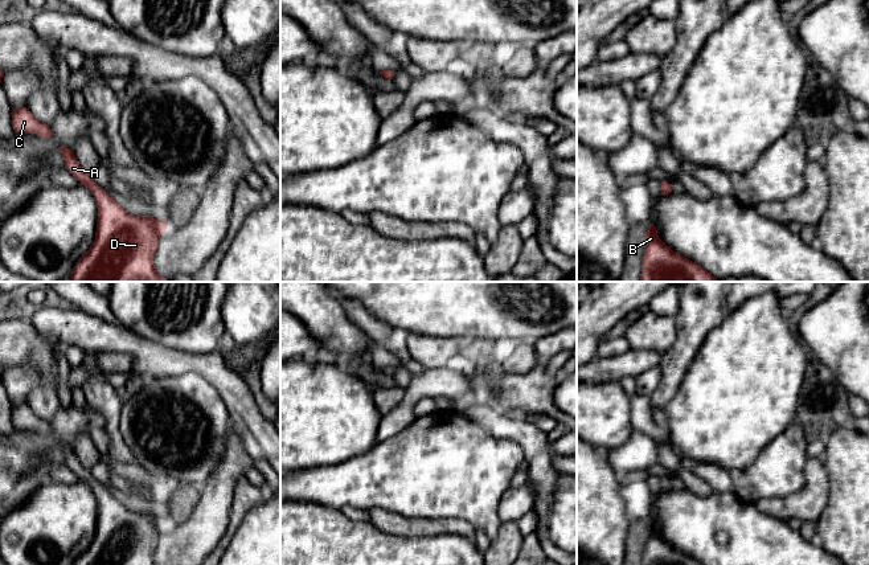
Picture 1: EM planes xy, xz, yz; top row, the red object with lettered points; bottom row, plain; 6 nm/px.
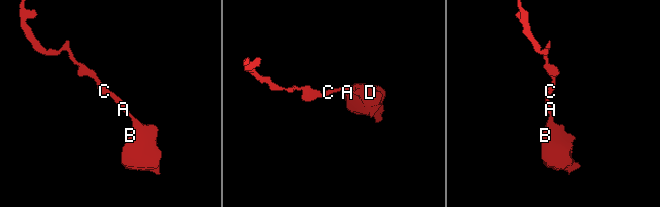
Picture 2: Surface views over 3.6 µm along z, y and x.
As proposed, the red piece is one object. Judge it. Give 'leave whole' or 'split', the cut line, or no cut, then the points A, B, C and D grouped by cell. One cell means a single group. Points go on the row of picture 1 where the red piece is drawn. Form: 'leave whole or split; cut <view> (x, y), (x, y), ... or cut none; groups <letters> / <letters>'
leave whole; cut none; groups A B C D

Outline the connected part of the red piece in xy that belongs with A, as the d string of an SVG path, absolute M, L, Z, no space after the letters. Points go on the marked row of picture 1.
M62 146L58 150L65 160L65 168L93 193L98 208L95 239L75 263L70 274L71 282L172 282L160 277L153 265L159 238L167 230L165 220L130 214L93 181L73 151Z

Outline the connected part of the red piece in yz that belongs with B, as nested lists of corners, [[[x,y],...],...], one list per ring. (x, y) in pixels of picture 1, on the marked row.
[[[649,224],[644,236],[644,255],[641,263],[641,282],[717,282],[717,279],[696,262],[692,262],[671,247],[657,236]]]

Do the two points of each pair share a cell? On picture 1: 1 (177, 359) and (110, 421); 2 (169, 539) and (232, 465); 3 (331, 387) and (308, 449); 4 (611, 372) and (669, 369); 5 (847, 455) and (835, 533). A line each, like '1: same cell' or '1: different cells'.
1: different cells
2: same cell
3: same cell
4: different cells
5: same cell

